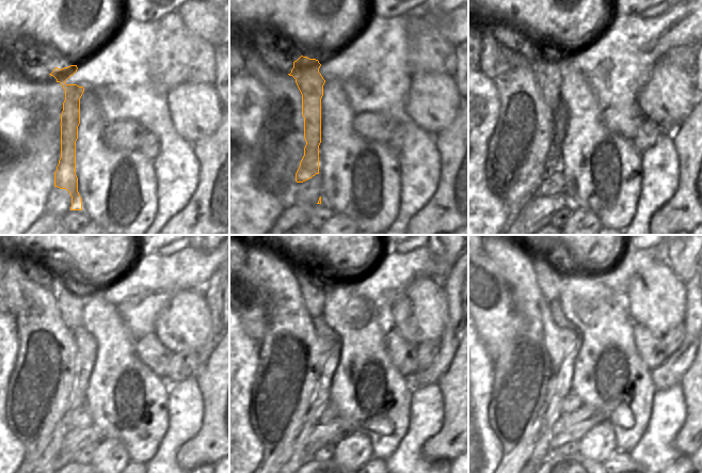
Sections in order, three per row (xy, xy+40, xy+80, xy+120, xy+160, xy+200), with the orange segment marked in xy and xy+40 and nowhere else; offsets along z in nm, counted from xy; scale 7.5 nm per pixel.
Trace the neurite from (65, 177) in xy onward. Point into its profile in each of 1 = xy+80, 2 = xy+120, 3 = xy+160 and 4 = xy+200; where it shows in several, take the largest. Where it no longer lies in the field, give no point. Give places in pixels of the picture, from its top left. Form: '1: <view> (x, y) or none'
1: xy+80 (546, 68)
2: xy+120 (70, 294)
3: xy+160 (310, 281)
4: xy+200 (548, 273)

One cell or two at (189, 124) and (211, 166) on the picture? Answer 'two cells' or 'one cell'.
two cells

